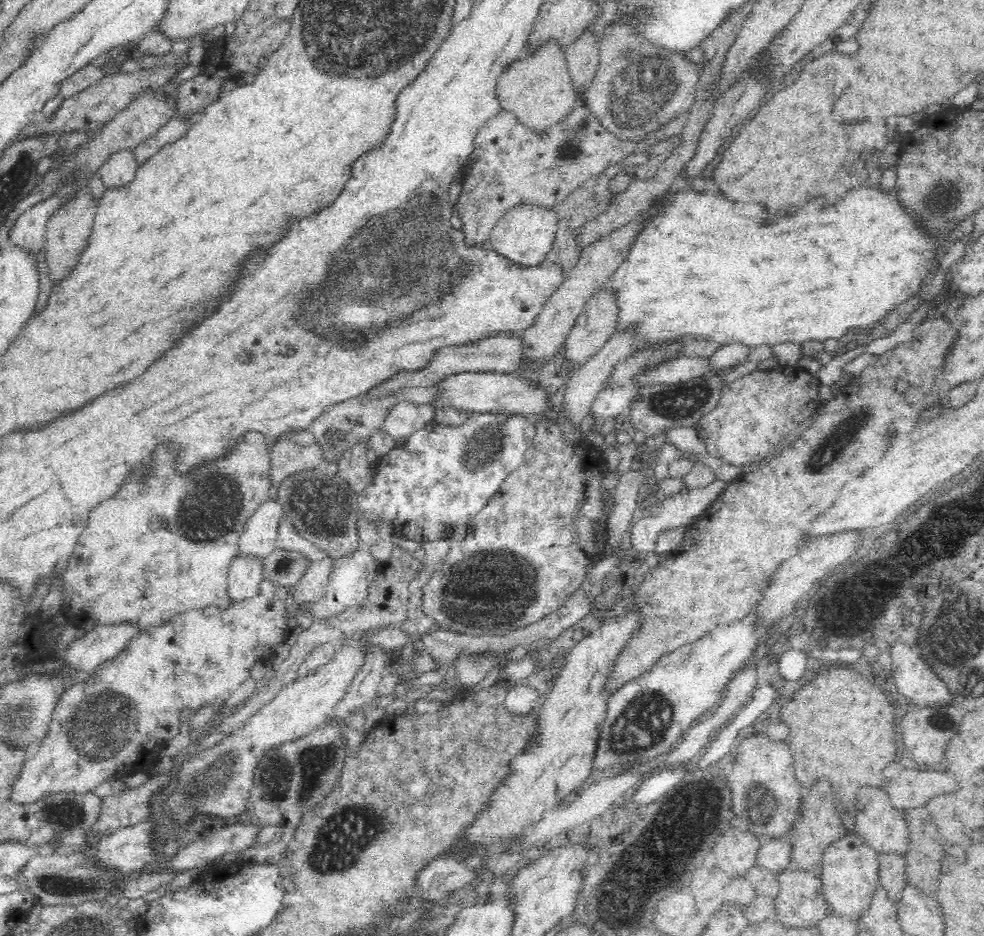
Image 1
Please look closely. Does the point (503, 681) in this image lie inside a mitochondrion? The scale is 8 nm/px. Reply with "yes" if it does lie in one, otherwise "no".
no

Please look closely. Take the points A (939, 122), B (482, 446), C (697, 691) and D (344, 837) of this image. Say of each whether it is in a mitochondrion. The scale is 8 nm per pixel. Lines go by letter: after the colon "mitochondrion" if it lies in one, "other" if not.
A: other
B: mitochondrion
C: other
D: mitochondrion

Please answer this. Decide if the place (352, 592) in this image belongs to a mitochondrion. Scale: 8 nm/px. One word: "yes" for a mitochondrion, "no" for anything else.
no

